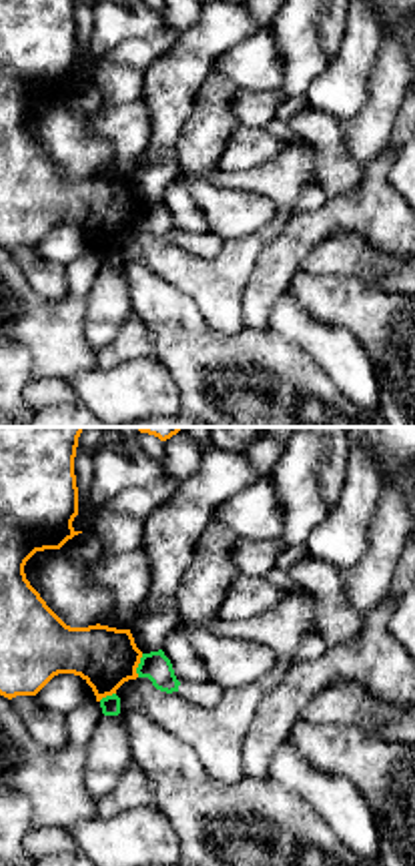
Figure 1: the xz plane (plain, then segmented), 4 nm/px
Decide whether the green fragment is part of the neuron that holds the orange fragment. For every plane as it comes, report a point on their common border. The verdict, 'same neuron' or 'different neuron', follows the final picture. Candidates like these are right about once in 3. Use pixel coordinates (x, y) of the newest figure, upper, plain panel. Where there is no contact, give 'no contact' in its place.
contact (137, 217)

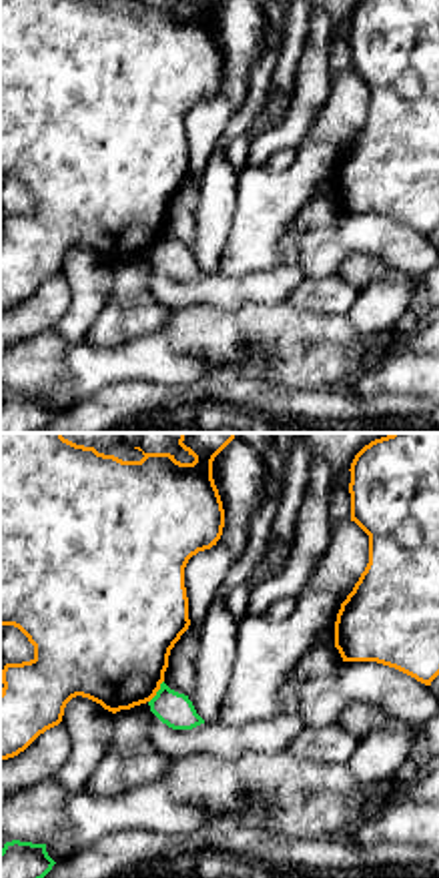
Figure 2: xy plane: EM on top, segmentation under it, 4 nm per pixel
contact (157, 241)

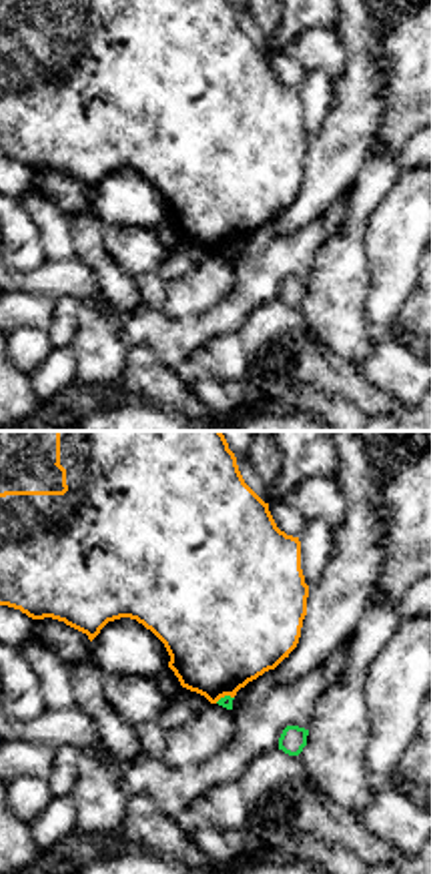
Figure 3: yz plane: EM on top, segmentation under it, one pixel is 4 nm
contact (223, 247)

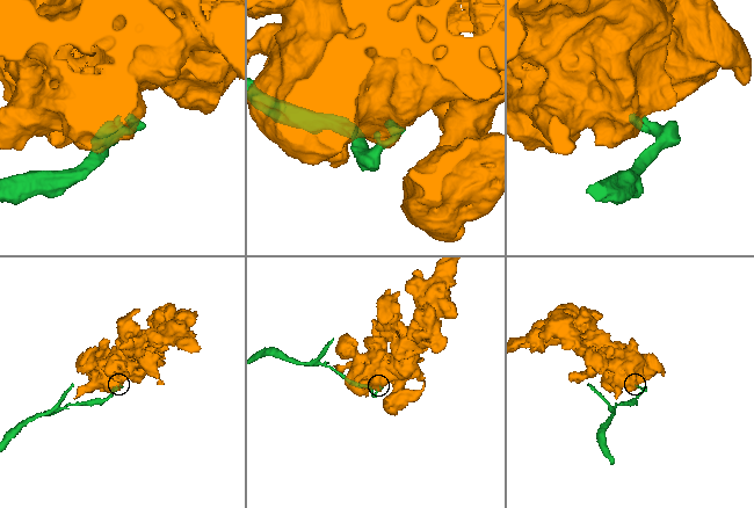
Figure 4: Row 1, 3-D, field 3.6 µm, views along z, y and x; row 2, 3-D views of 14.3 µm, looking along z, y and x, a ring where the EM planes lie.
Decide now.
different neuron

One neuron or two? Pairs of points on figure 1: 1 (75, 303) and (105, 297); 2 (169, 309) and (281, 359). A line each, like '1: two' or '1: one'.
1: two
2: one

